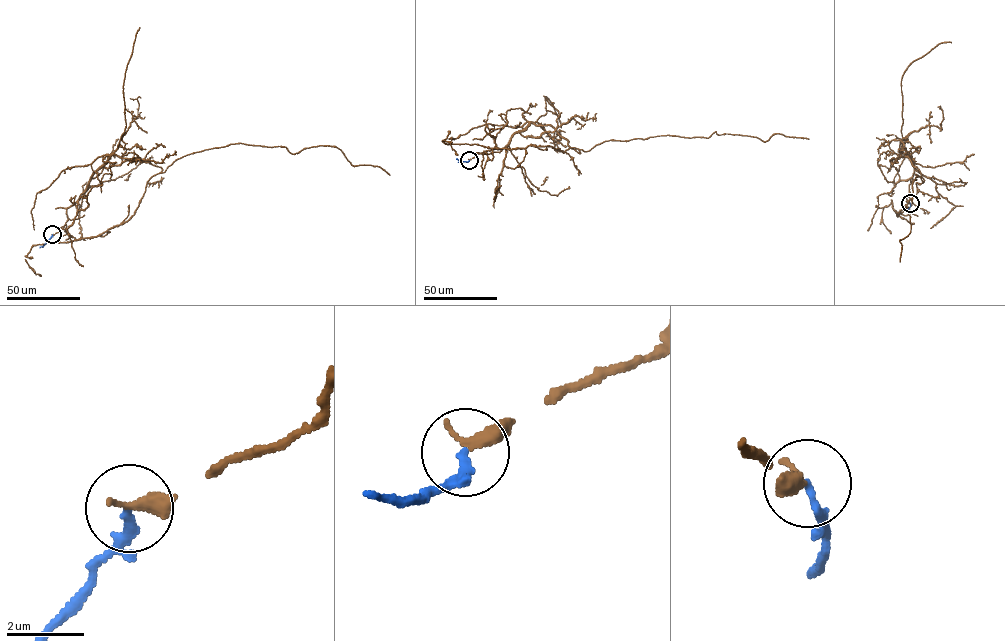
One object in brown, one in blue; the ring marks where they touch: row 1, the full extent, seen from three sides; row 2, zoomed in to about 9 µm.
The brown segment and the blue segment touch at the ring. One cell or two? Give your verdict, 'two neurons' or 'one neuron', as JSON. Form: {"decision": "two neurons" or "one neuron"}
{"decision": "one neuron"}

